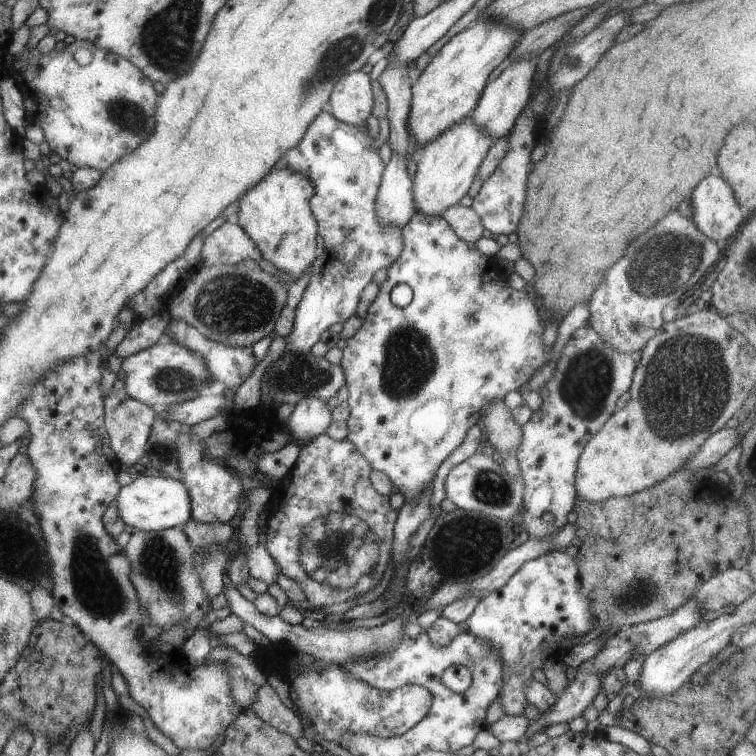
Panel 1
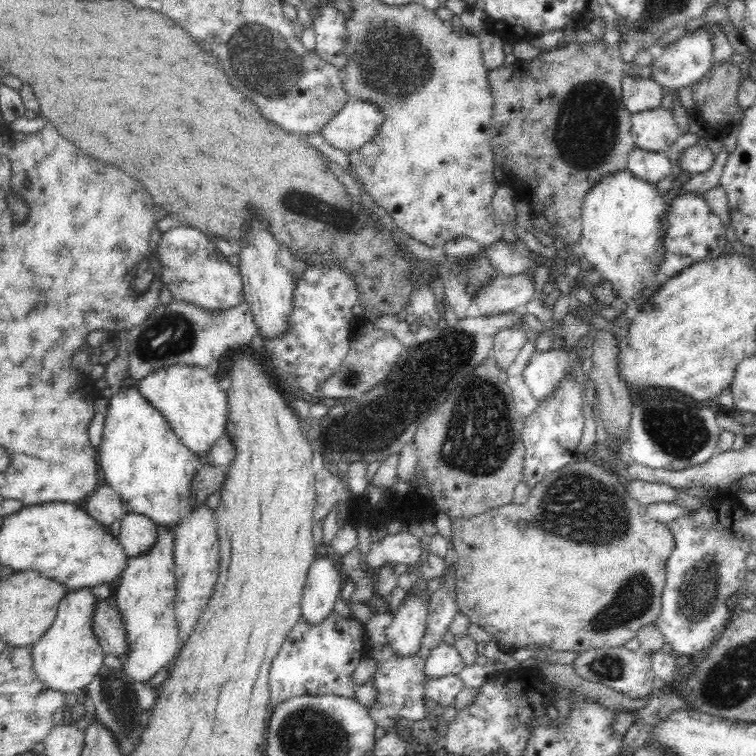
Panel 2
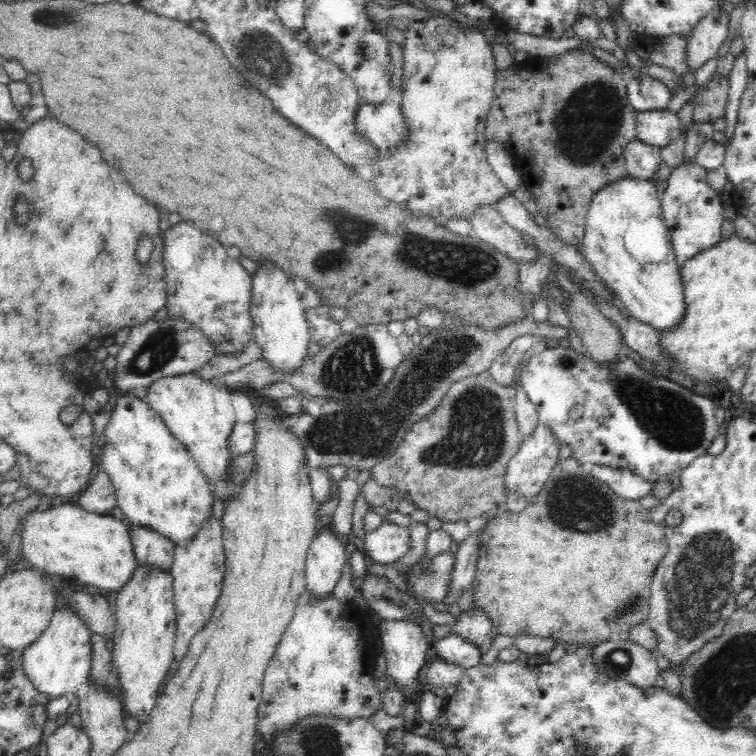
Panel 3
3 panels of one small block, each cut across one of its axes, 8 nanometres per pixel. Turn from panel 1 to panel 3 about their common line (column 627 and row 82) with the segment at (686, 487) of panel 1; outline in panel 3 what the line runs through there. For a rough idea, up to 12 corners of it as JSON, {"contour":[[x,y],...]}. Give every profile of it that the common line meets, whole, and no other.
{"contour":[[591,51],[497,71],[486,137],[562,242],[629,176],[626,77]]}

